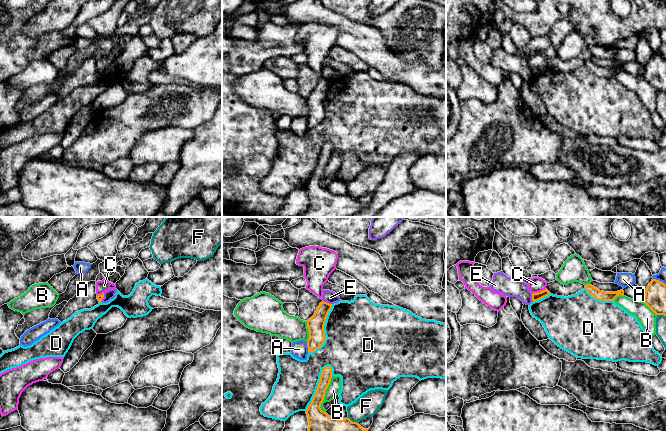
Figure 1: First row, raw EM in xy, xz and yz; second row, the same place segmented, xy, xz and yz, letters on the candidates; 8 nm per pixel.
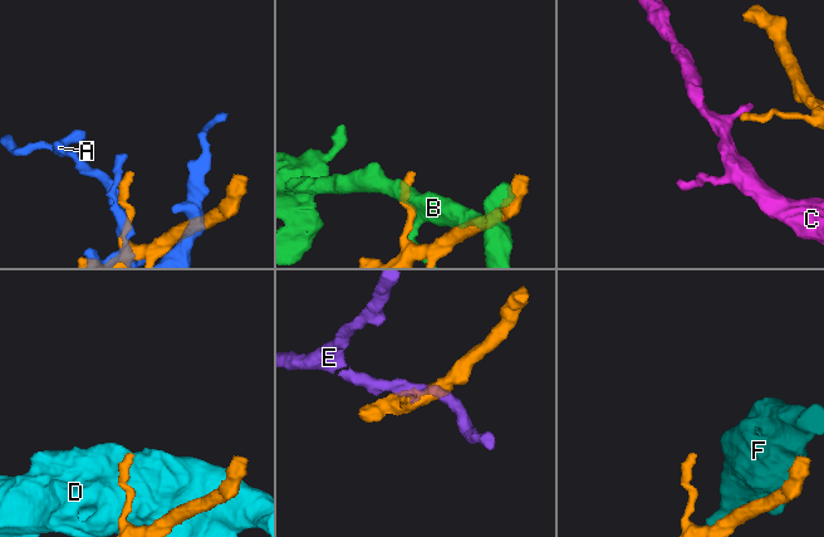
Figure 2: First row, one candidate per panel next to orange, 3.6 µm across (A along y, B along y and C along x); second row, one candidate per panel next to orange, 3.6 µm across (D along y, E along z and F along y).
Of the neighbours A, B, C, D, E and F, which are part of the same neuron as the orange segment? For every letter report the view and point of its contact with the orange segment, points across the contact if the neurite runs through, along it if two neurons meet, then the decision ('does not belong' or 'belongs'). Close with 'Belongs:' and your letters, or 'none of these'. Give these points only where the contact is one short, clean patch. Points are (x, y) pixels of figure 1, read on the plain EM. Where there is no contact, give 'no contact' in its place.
A: xz (307, 122) | does not belong
B: xz (324, 170) | does not belong
C: yz (538, 68) | along yz (545, 64), (532, 69) | does not belong
D: xz (317, 163) | does not belong
E: xz (326, 78) | along xz (323, 76), (331, 80) | does not belong
F: xz (353, 198) | does not belong
Belongs: none of these

